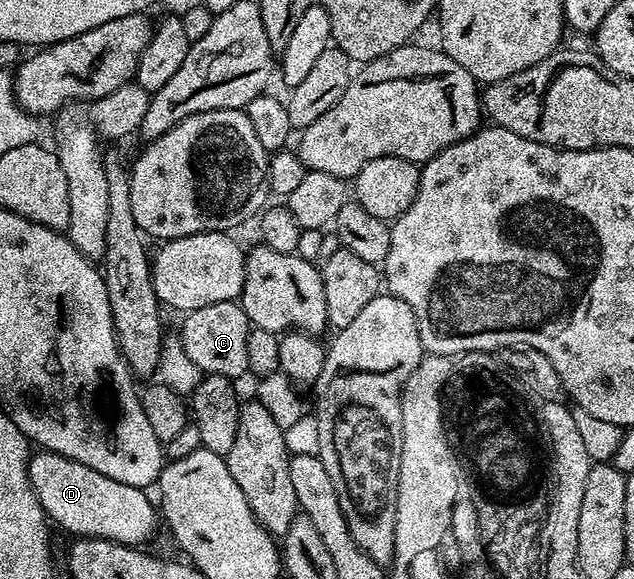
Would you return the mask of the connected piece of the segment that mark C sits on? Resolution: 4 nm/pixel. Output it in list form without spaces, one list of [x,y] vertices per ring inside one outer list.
[[[240,301],[207,304],[207,308],[188,311],[184,315],[179,337],[191,362],[200,368],[202,375],[218,374],[240,380],[249,374],[247,348],[251,323]]]

